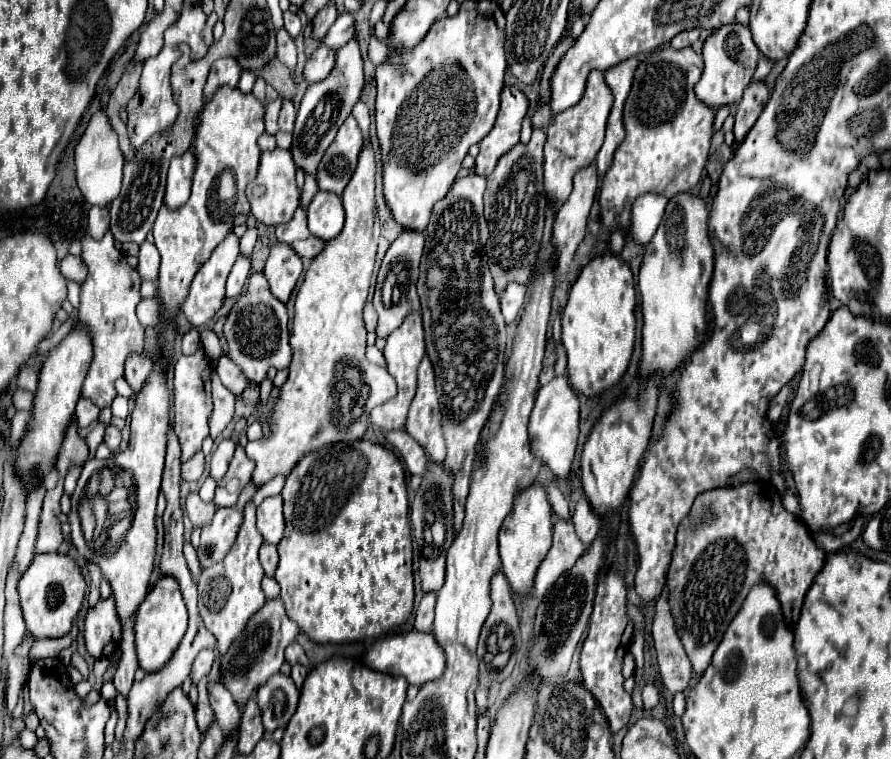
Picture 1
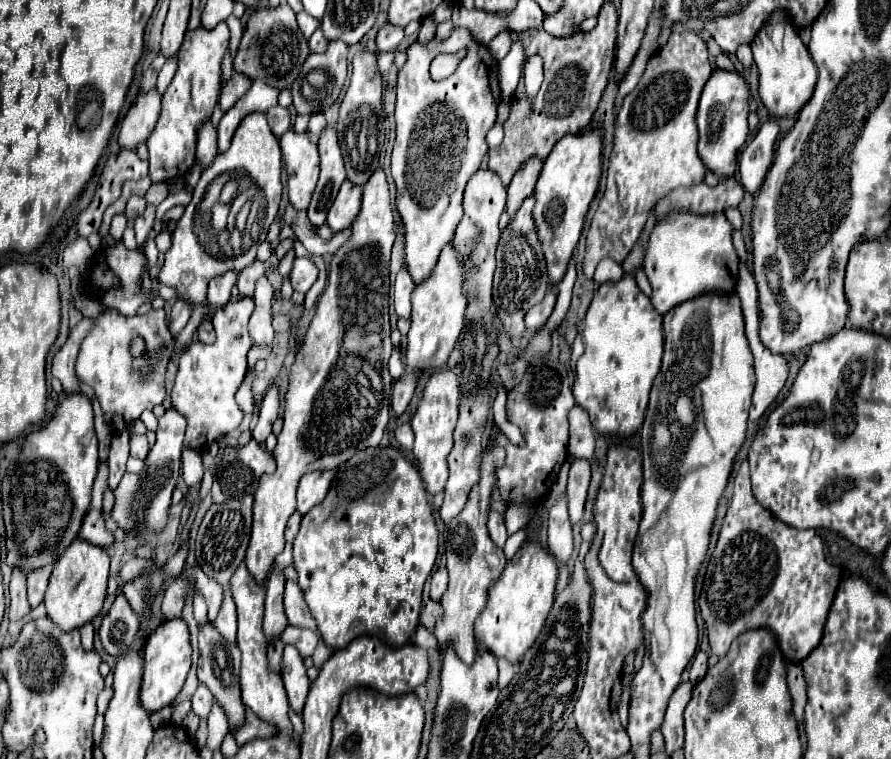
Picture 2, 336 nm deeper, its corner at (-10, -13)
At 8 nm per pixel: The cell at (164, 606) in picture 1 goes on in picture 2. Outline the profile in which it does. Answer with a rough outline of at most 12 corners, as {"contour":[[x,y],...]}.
{"contour":[[182,618],[146,640],[140,702],[156,712],[180,694],[192,664]]}

